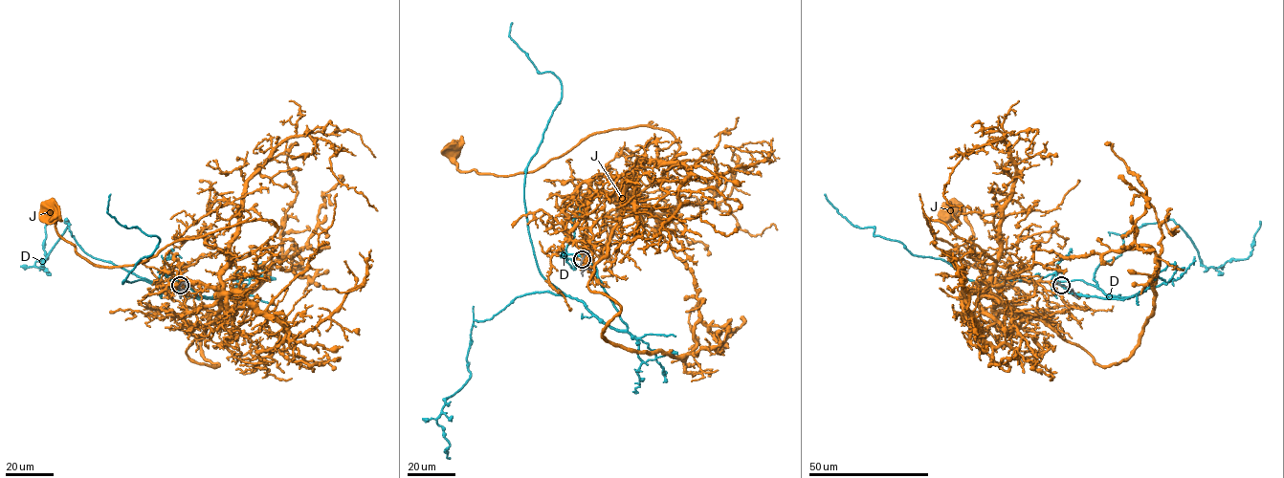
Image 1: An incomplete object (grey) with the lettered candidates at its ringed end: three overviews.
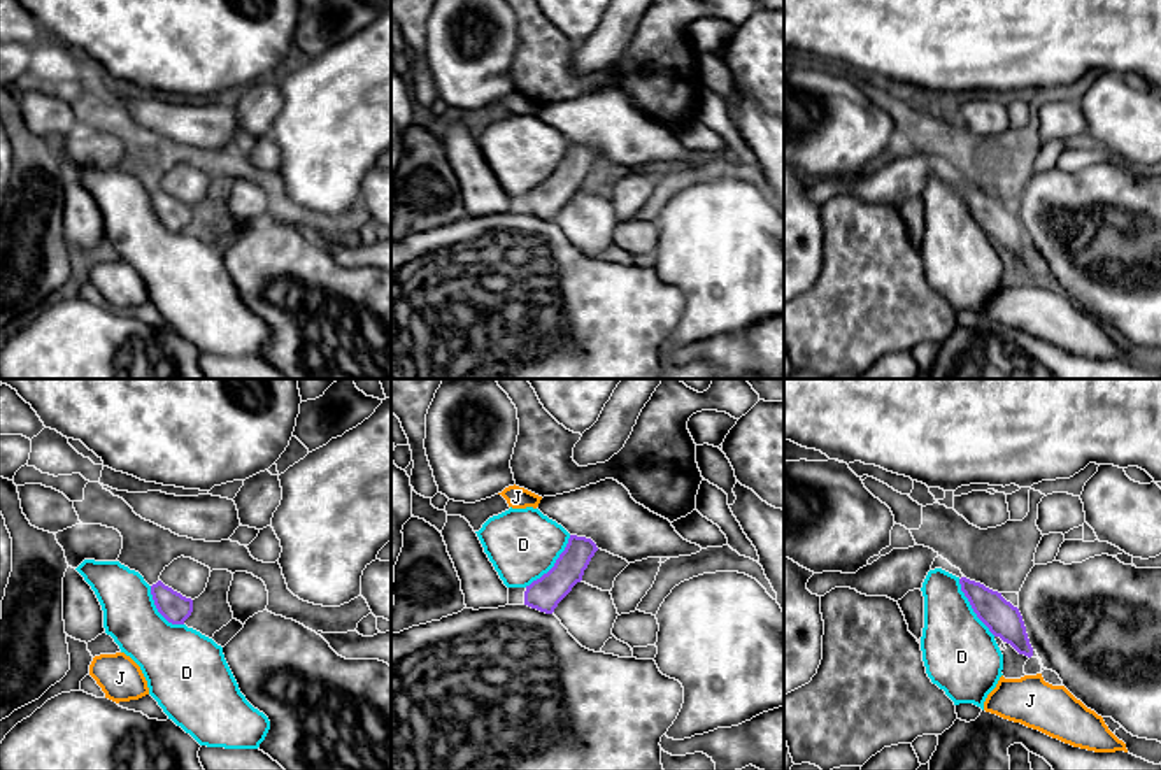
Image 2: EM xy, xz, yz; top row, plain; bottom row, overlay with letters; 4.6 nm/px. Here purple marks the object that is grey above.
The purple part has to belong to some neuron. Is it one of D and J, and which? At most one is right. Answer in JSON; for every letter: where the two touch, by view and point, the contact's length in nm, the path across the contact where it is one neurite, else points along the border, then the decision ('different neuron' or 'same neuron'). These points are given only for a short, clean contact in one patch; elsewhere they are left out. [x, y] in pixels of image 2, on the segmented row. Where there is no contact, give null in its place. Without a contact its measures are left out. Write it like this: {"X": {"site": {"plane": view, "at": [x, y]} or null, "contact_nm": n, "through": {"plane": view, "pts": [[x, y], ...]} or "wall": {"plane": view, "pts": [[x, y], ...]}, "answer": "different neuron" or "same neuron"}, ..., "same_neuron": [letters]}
{"D": {"site": {"plane": "xz", "at": [555, 565]}, "contact_nm": 320, "wall": {"plane": "xz", "pts": [[570, 535], [556, 562], [525, 586]]}, "answer": "different neuron"}, "J": {"site": null, "answer": "different neuron"}, "same_neuron": []}

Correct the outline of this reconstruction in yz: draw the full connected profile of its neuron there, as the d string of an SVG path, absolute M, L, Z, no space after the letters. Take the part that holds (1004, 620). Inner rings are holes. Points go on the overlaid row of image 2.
M966 577L959 579L961 591L968 598L977 617L994 637L1010 644L1019 654L1033 656L1022 616L1001 593Z

